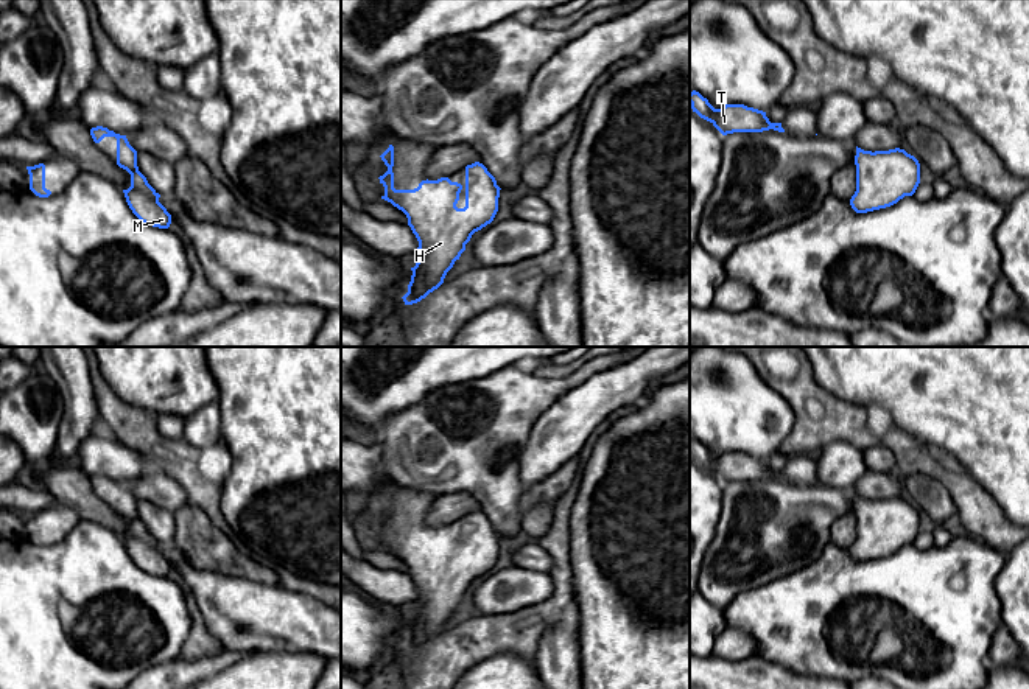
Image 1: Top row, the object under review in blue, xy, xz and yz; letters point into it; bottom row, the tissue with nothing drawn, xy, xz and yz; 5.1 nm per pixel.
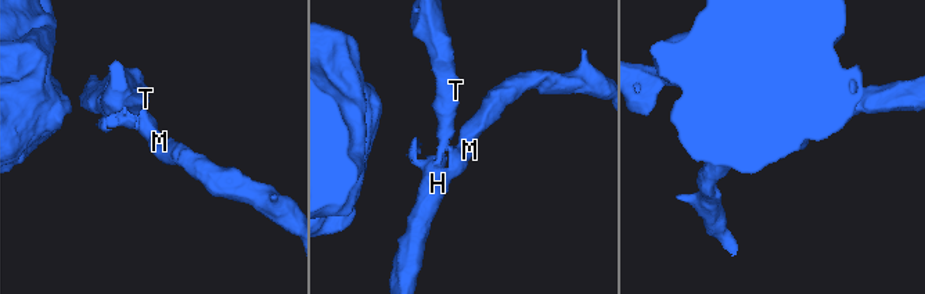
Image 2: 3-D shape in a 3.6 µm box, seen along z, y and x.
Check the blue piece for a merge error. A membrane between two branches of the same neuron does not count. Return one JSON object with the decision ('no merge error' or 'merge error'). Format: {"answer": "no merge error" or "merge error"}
{"answer": "merge error"}

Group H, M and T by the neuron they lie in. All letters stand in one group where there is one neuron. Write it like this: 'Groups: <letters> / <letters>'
Groups: H T / M

